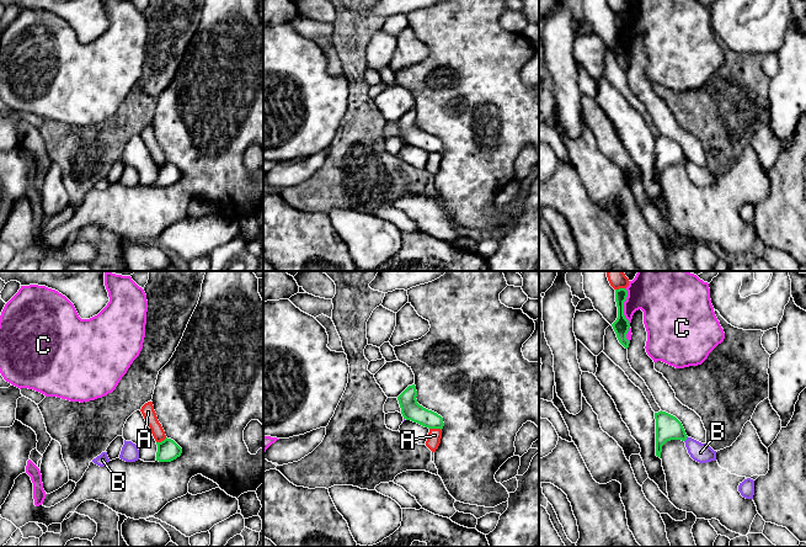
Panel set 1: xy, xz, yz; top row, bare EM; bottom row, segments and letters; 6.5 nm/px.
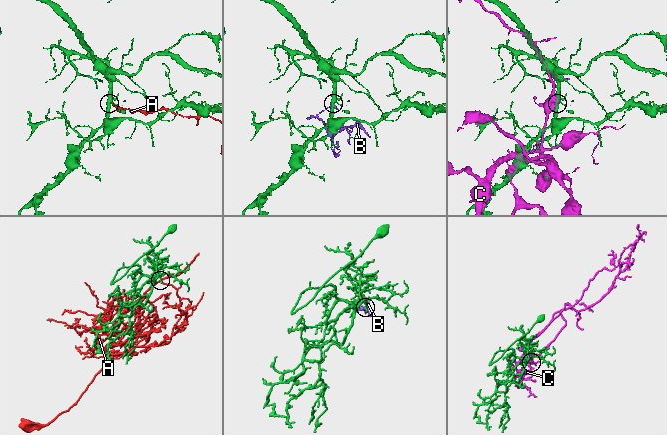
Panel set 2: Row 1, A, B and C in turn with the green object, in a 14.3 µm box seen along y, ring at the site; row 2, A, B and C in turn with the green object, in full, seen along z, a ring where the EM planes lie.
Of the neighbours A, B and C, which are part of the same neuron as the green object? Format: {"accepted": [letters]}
{"accepted": []}

